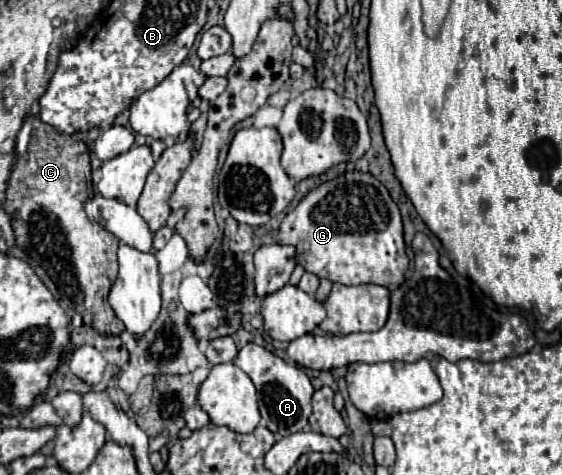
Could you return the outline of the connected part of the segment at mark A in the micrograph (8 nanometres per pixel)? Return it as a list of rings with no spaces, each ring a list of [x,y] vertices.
[[[253,343],[245,345],[233,363],[253,381],[253,385],[257,389],[263,427],[267,427],[277,437],[287,437],[309,425],[309,415],[313,413],[311,397],[313,397],[315,389],[301,367],[289,365],[283,359],[269,353],[267,349],[253,345]]]

